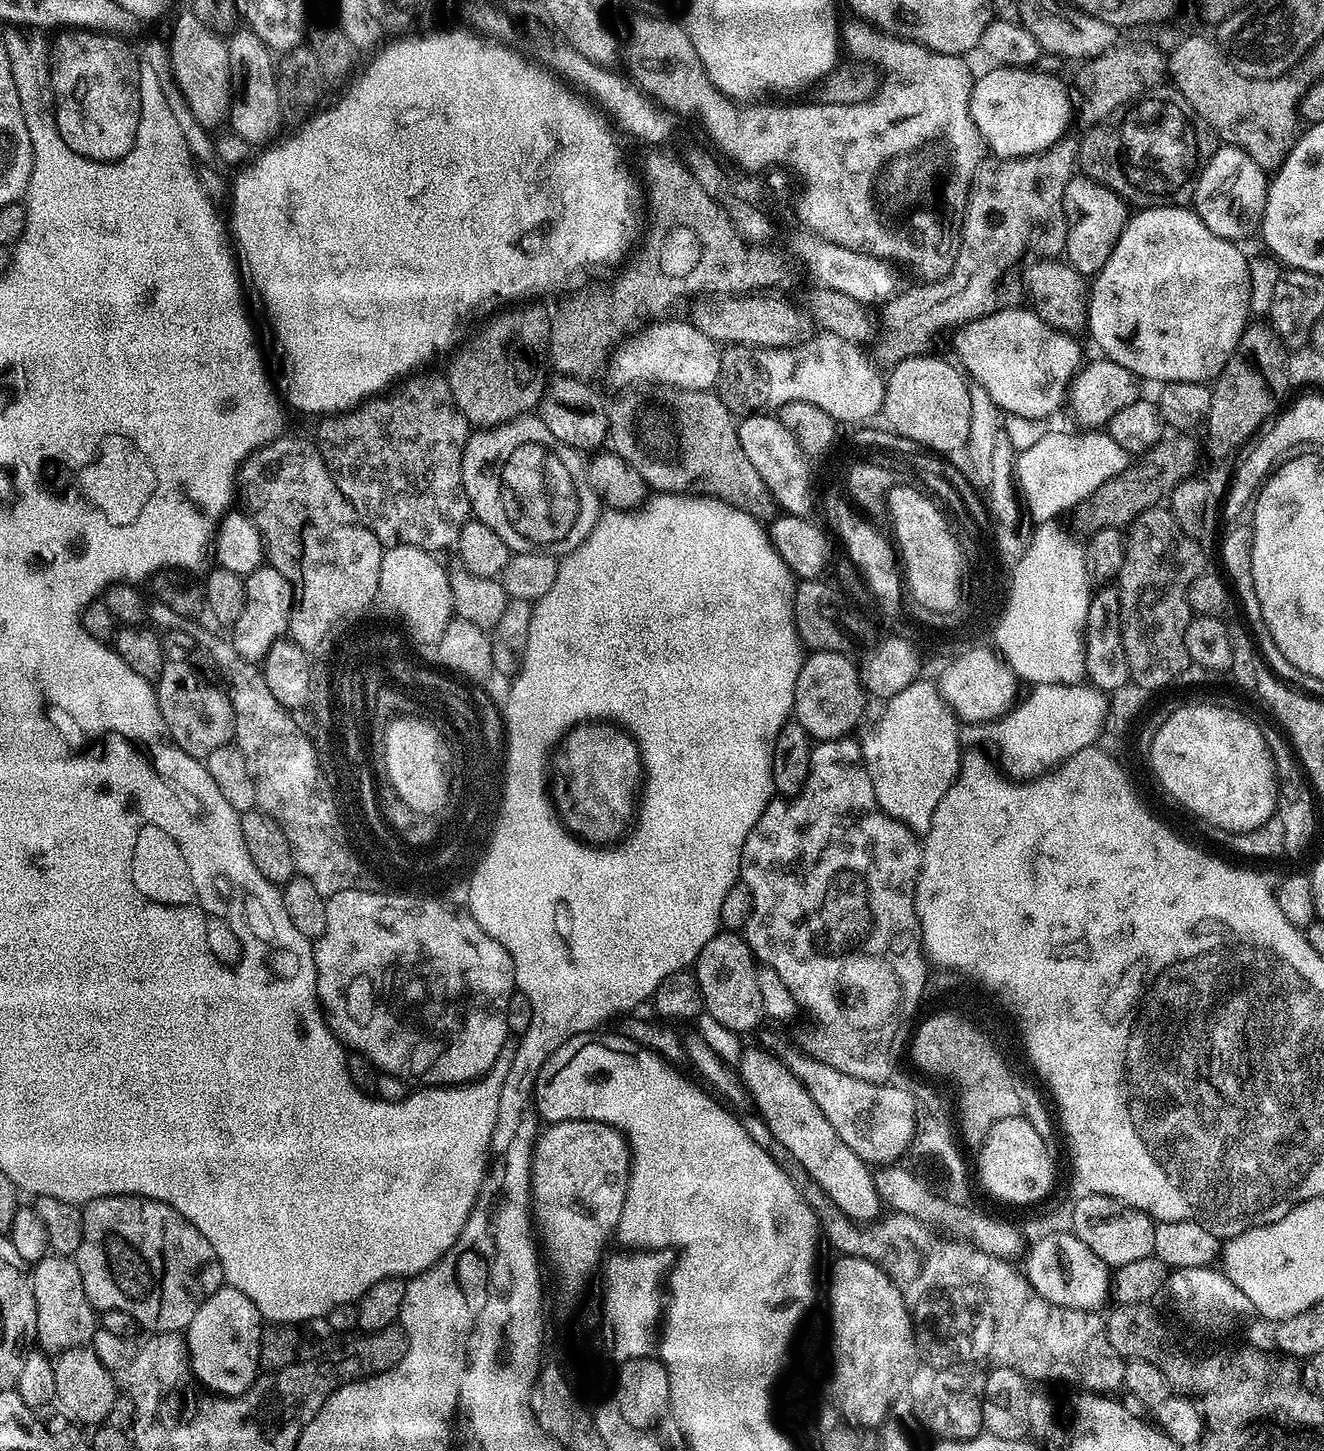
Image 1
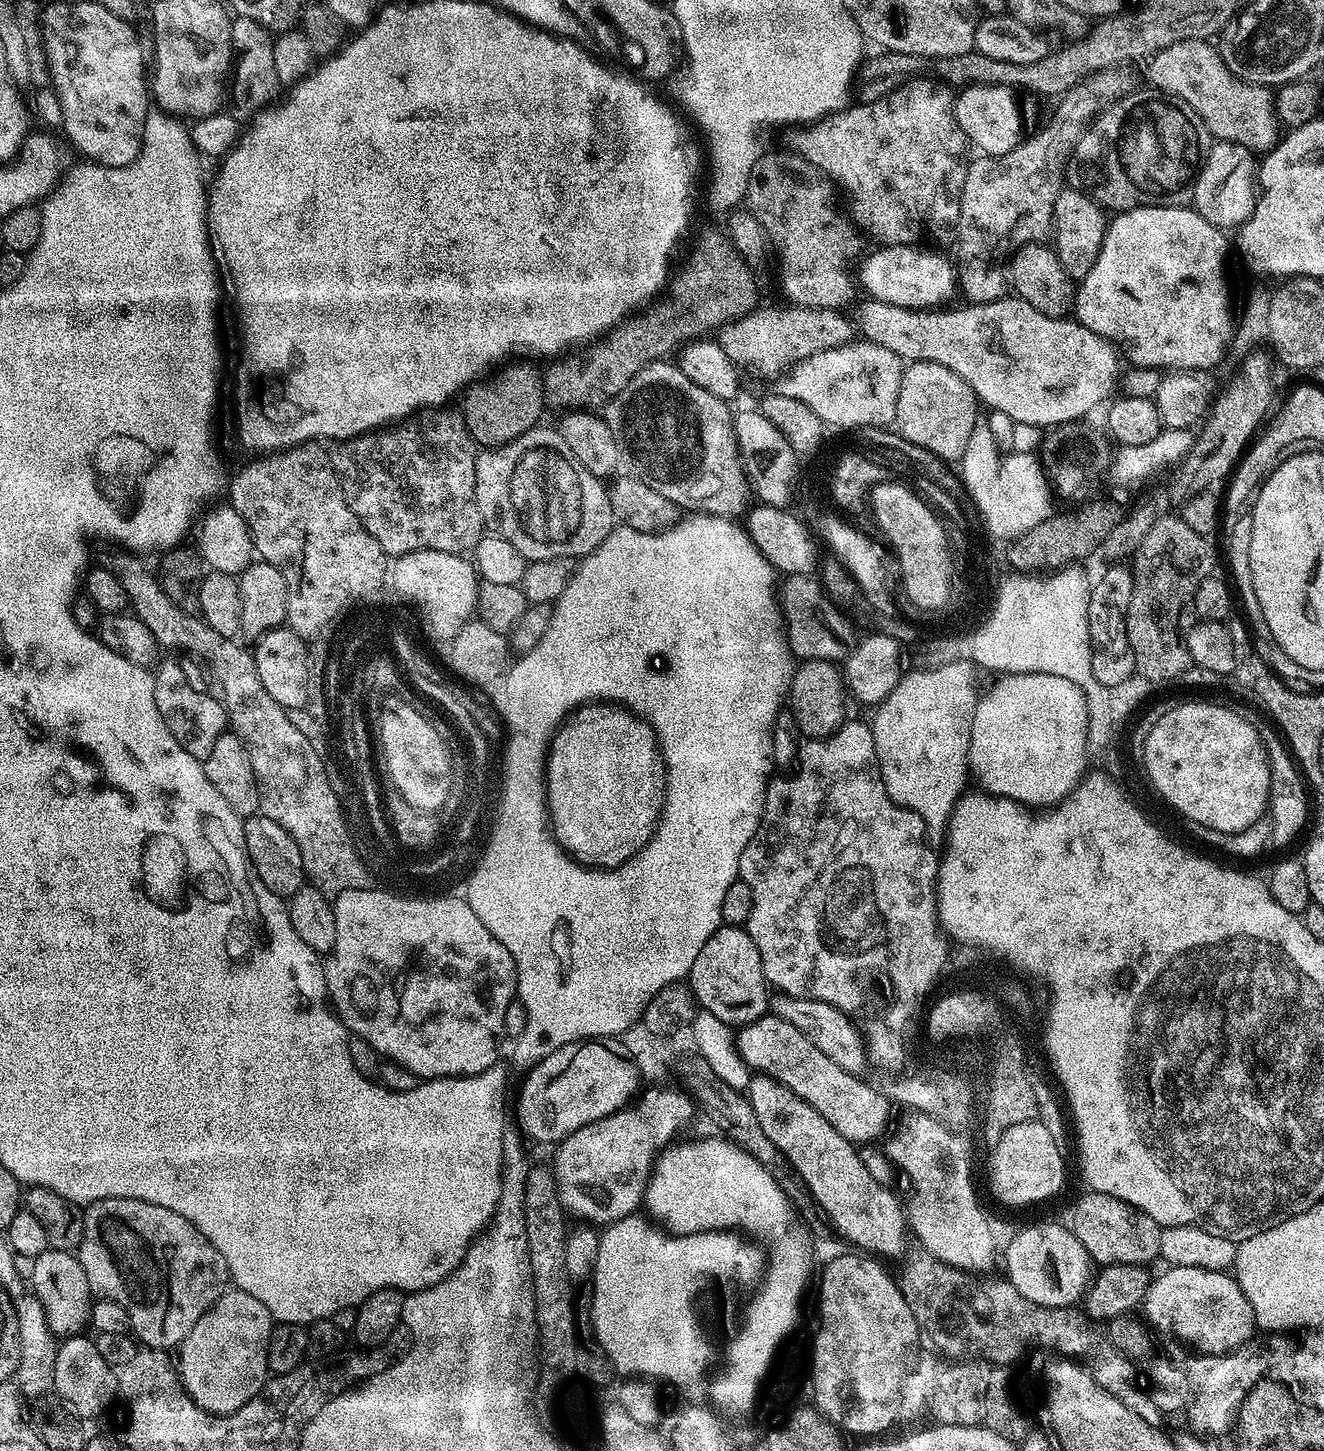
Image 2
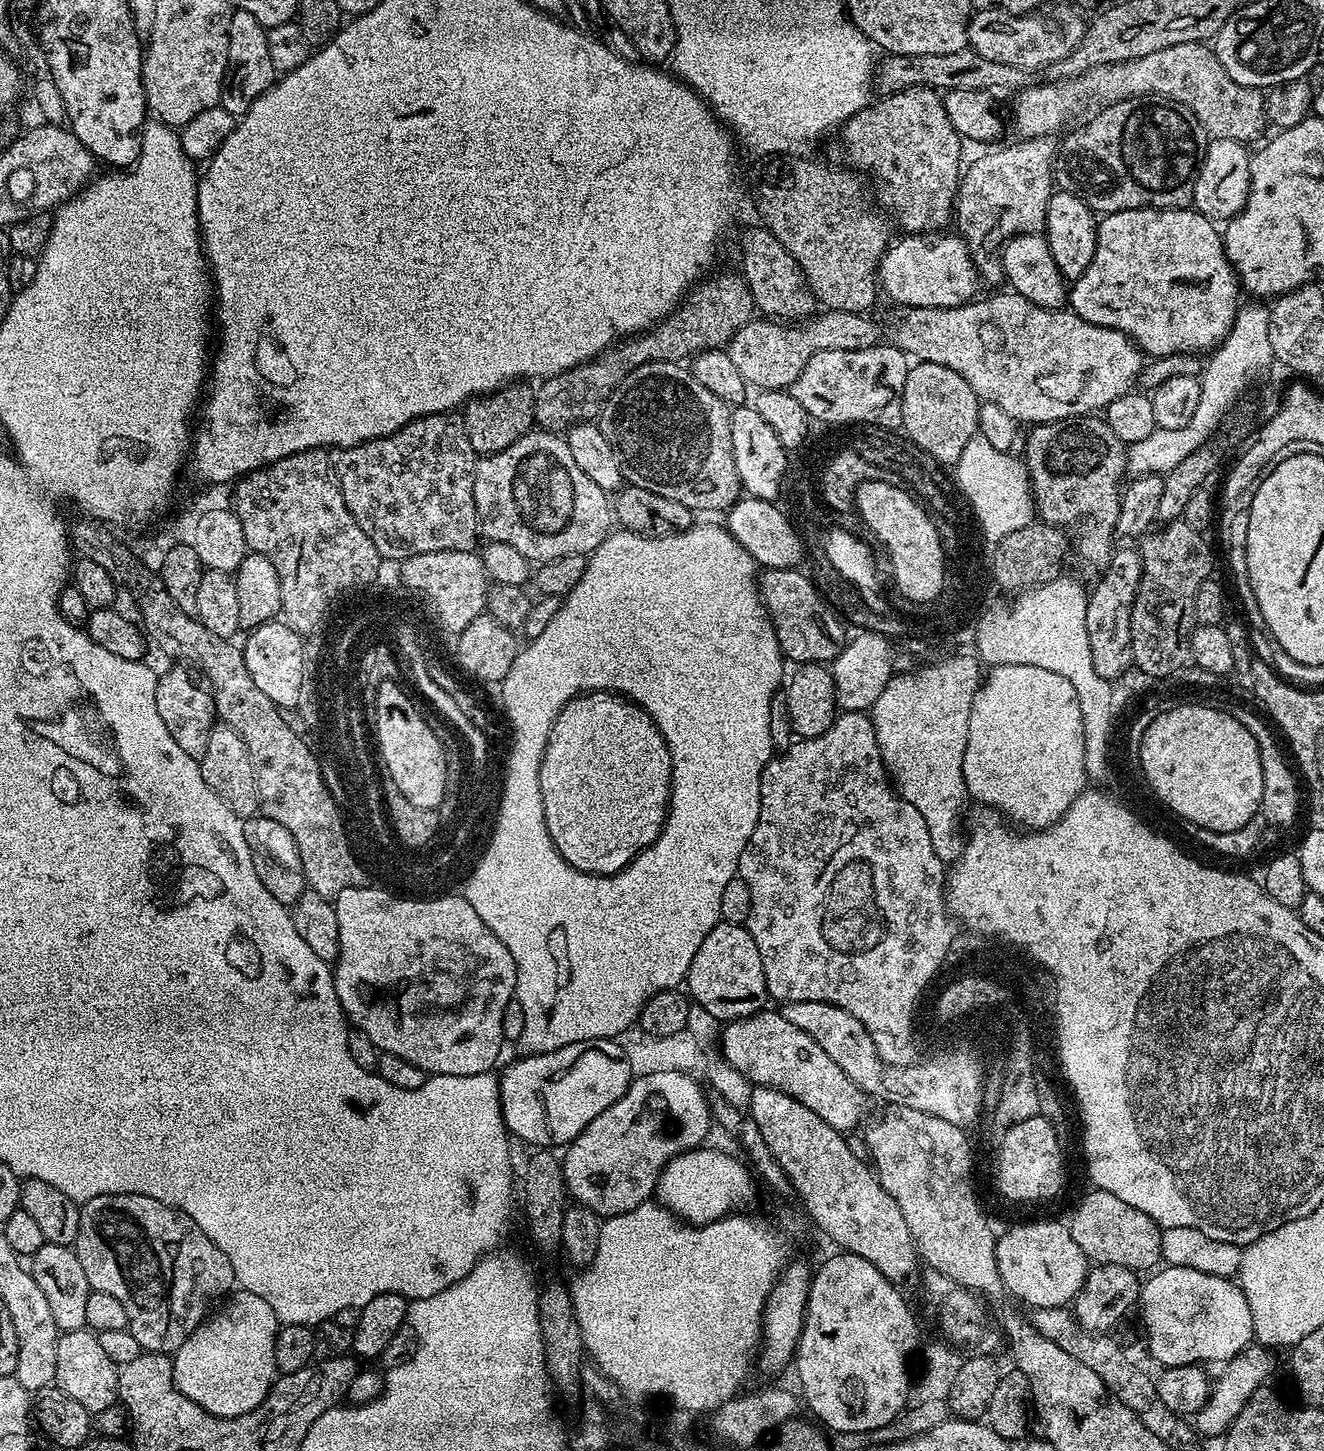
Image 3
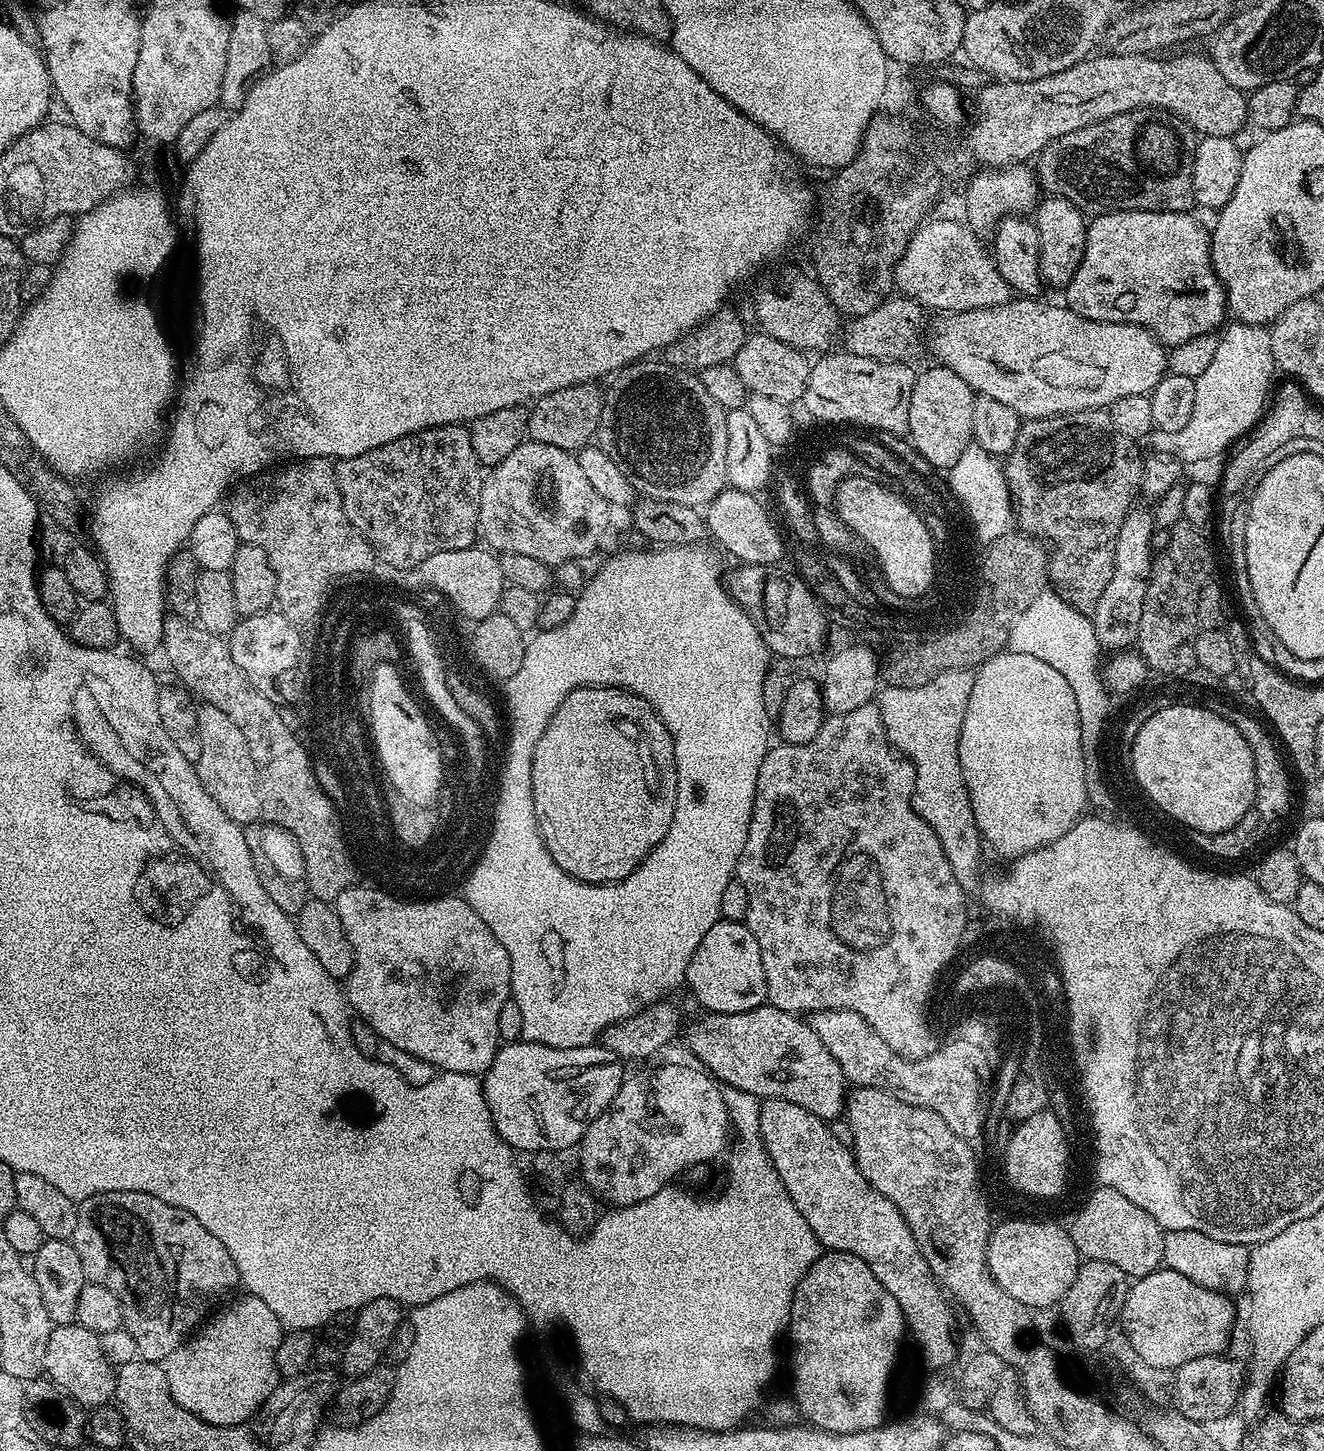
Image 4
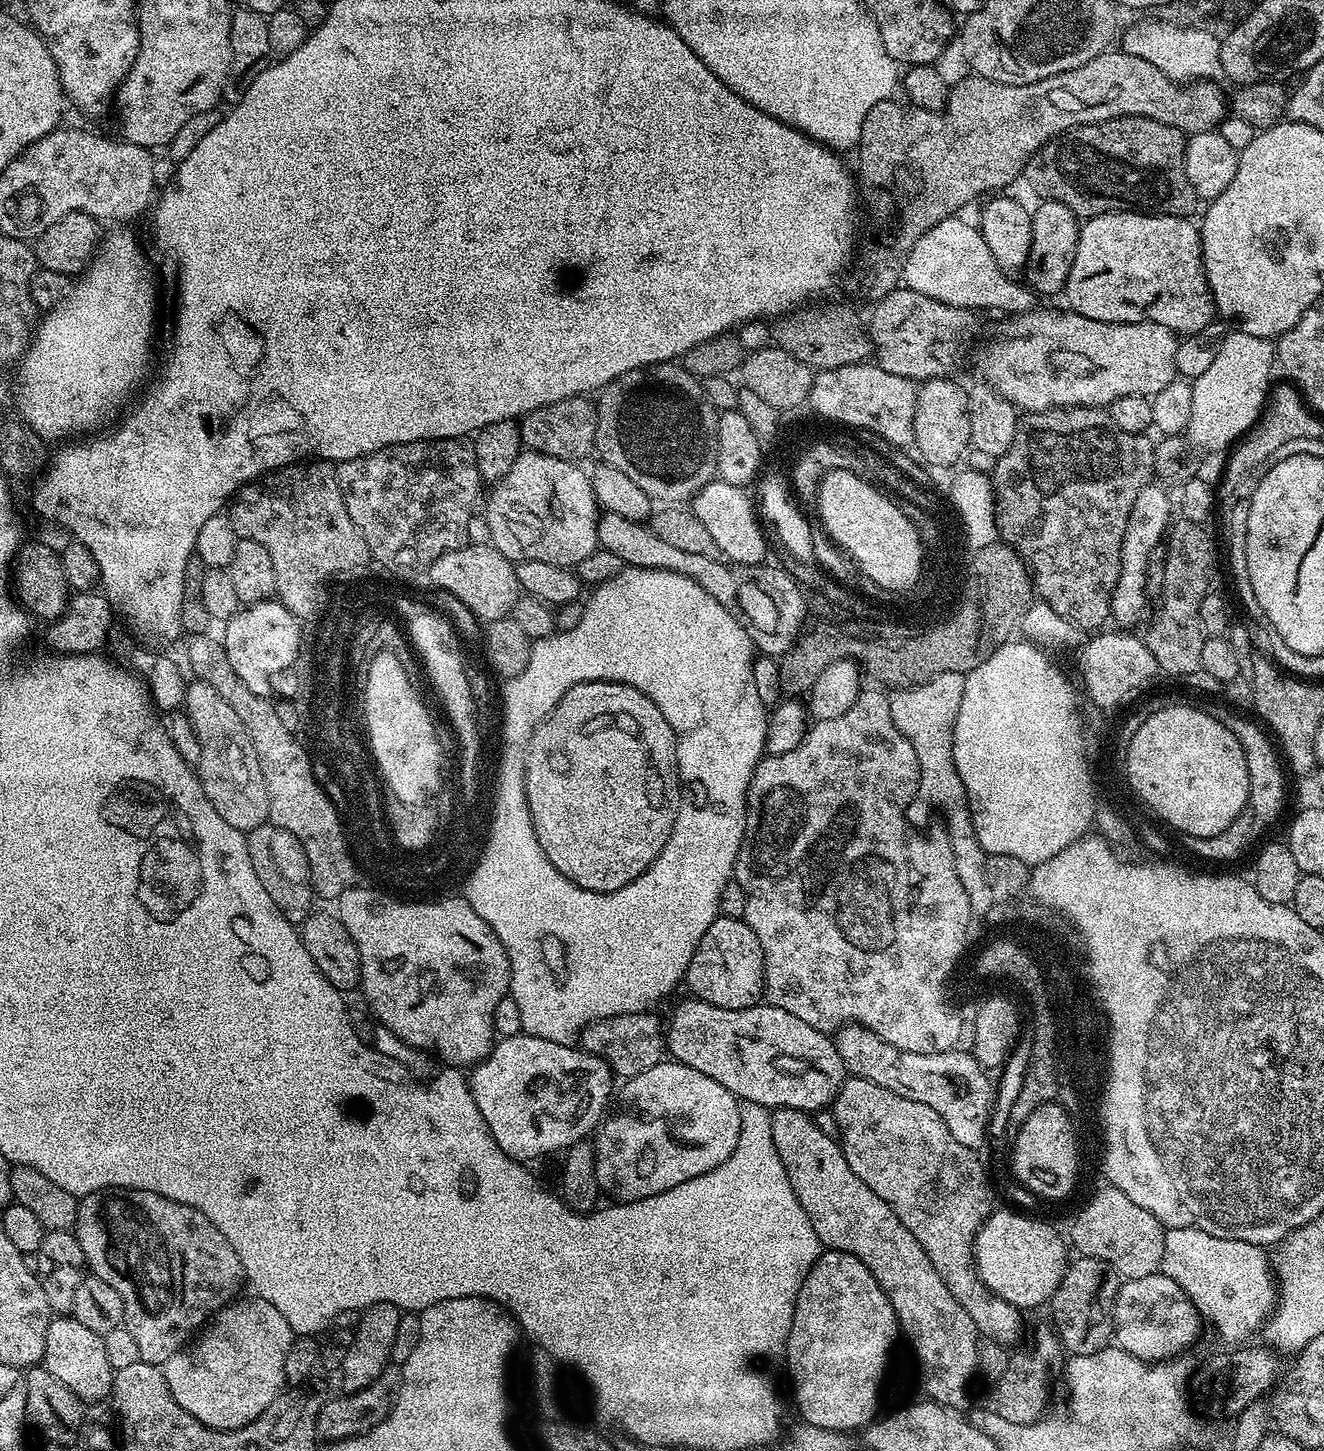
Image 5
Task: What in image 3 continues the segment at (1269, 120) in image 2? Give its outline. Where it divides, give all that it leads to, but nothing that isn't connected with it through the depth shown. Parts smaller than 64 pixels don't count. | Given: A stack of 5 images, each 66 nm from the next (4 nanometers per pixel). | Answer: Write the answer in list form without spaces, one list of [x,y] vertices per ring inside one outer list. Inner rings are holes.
[[[1182,42],[1168,49],[1154,50],[1154,54],[1146,54],[1142,58],[1094,66],[1069,80],[1043,83],[1033,83],[1032,87],[1015,93],[1012,120],[1016,123],[1020,140],[1052,136],[1067,122],[1071,112],[1109,108],[1111,104],[1129,100],[1132,96],[1172,100],[1186,106],[1198,118],[1205,133],[1214,140],[1236,140],[1247,145],[1248,140],[1258,139],[1260,131],[1266,128],[1265,93],[1234,82],[1234,78],[1226,74],[1226,66],[1218,62],[1215,51],[1204,42]]]

